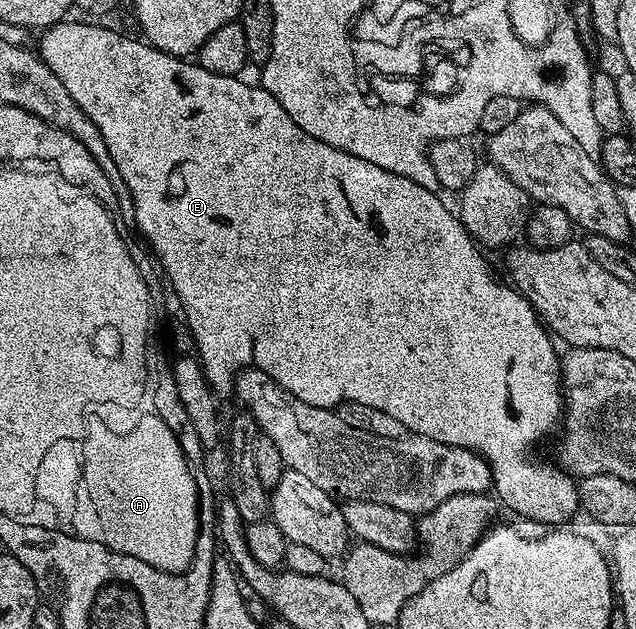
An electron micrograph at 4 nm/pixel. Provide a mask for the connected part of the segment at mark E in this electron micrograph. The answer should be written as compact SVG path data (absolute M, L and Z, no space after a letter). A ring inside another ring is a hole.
M63 21L54 27L45 28L41 32L42 40L39 41L38 47L36 46L37 54L42 56L42 59L48 65L48 69L52 69L52 73L56 73L56 77L60 77L60 82L64 85L64 89L68 89L68 93L72 93L72 101L76 101L76 105L80 105L80 109L84 109L84 113L88 113L88 117L92 117L92 122L96 124L96 129L100 129L100 137L104 137L104 145L108 145L108 153L112 153L112 161L116 161L116 169L120 169L120 177L124 177L124 185L128 185L128 193L132 193L134 223L138 226L139 233L150 242L150 247L154 250L154 255L158 258L158 263L162 266L162 271L166 274L166 279L170 282L170 287L174 290L174 295L178 298L178 303L182 306L183 313L186 314L184 322L186 328L190 331L191 337L194 339L193 350L202 364L206 379L210 382L210 388L214 390L215 396L233 396L234 380L238 372L247 367L259 367L264 373L268 373L268 377L272 377L272 381L276 381L276 385L280 385L285 391L292 393L292 397L300 397L300 401L304 401L313 407L329 407L334 409L339 404L346 402L369 405L370 408L380 409L381 412L396 417L401 424L406 426L409 434L423 435L432 441L443 443L449 447L463 447L469 451L476 452L490 466L492 491L499 504L505 510L507 507L512 514L519 515L522 519L531 519L534 523L547 523L545 525L547 528L554 529L559 525L569 524L566 522L574 514L579 514L578 483L575 476L566 474L561 467L555 465L553 462L550 462L551 464L537 463L534 460L534 446L553 427L555 430L559 426L564 414L560 355L559 352L554 352L555 340L552 338L551 332L544 326L542 320L534 314L534 309L530 306L530 302L518 291L514 290L509 282L503 281L501 283L494 276L493 269L486 264L485 257L481 255L483 252L480 250L479 244L475 243L474 238L466 232L462 220L458 218L457 214L451 208L449 211L442 204L441 197L443 198L443 196L441 194L424 189L424 185L416 185L416 181L408 181L408 177L400 177L396 173L388 173L388 169L380 169L380 165L372 165L372 161L360 161L360 157L352 157L352 153L344 153L344 149L336 149L316 137L308 137L308 133L304 133L304 129L300 129L300 125L296 125L296 121L292 121L292 117L288 117L288 113L284 113L284 105L280 105L280 101L276 101L276 97L264 90L261 85L254 84L253 87L252 84L245 83L242 80L244 78L238 75L221 76L220 73L209 72L208 69L202 68L197 61L187 61L185 58L177 55L169 55L163 51L158 51L141 38L138 38L139 40L129 39L128 36L121 35L120 32L113 31L110 27L97 27L99 24L94 21L84 21L88 23L70 22Z

